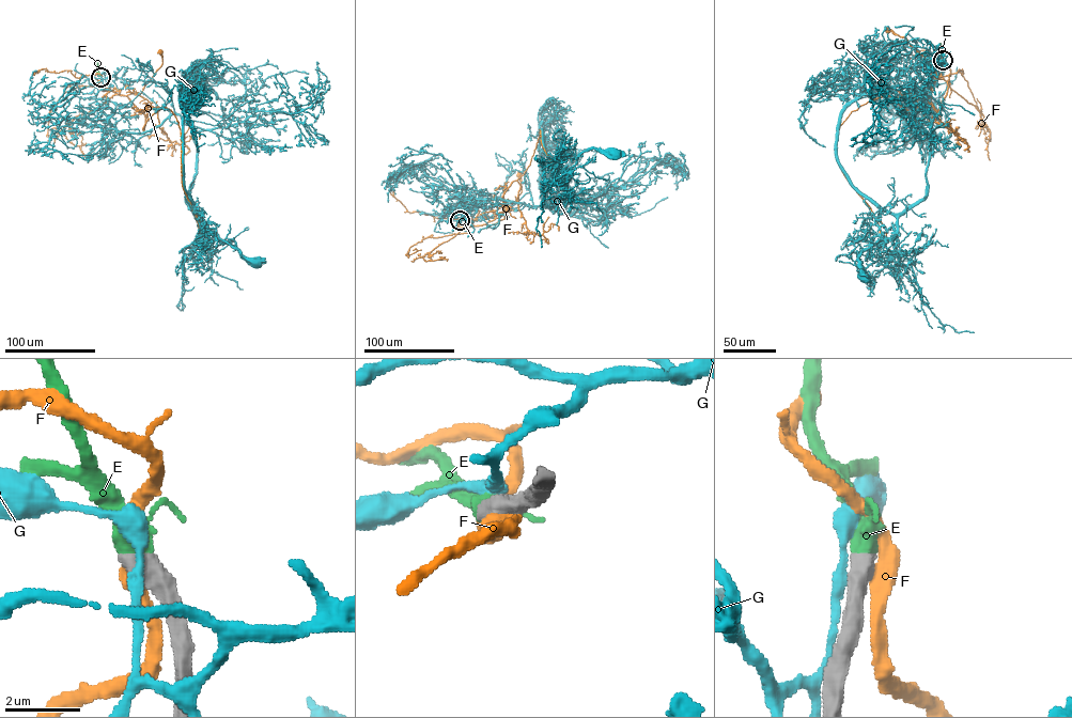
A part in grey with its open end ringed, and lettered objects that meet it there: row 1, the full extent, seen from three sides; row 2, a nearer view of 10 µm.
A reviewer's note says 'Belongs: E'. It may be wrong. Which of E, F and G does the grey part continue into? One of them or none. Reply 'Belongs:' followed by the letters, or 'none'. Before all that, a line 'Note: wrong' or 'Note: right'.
Note: right
Belongs: E

